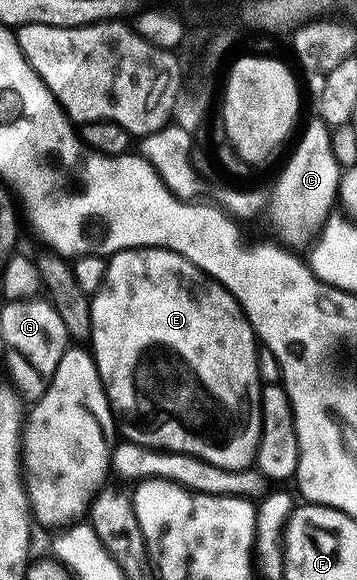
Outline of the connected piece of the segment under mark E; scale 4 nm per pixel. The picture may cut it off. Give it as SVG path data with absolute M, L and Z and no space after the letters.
M124 249L112 254L105 266L105 282L91 297L91 352L105 394L109 396L109 405L113 409L116 424L121 429L121 437L149 449L160 449L167 453L186 453L215 463L215 467L224 469L248 469L257 460L257 448L261 438L261 386L263 384L257 366L259 342L253 332L245 312L235 298L221 286L214 277L208 277L199 267L195 267L183 255L170 249Z

